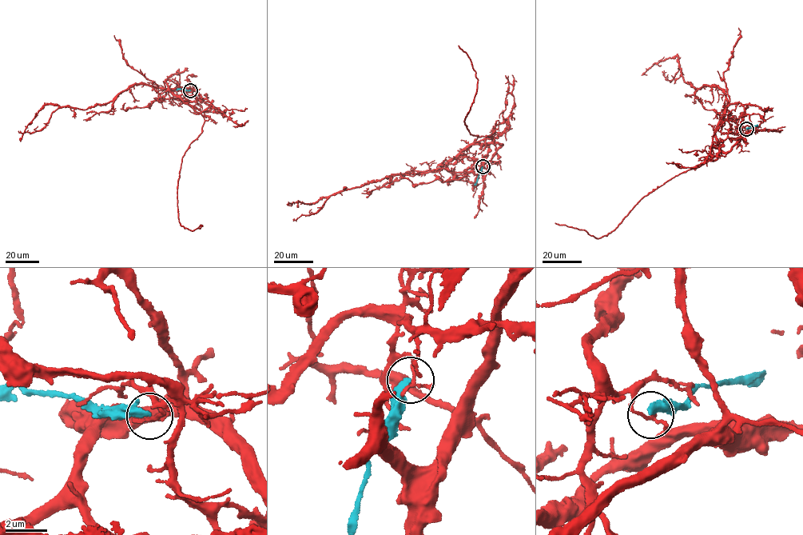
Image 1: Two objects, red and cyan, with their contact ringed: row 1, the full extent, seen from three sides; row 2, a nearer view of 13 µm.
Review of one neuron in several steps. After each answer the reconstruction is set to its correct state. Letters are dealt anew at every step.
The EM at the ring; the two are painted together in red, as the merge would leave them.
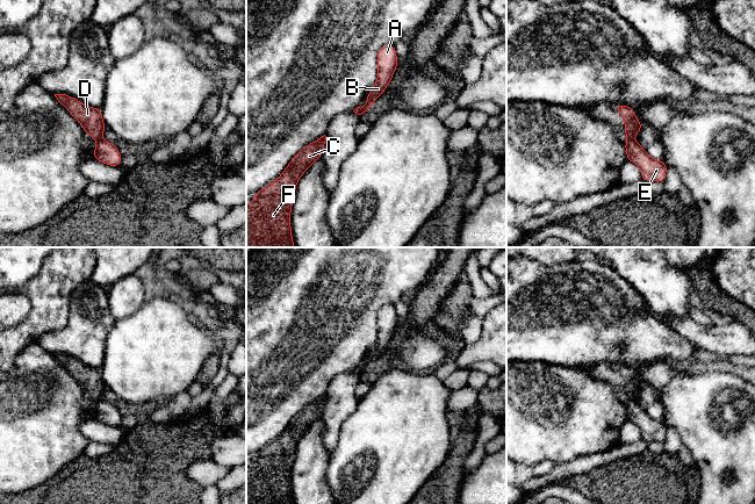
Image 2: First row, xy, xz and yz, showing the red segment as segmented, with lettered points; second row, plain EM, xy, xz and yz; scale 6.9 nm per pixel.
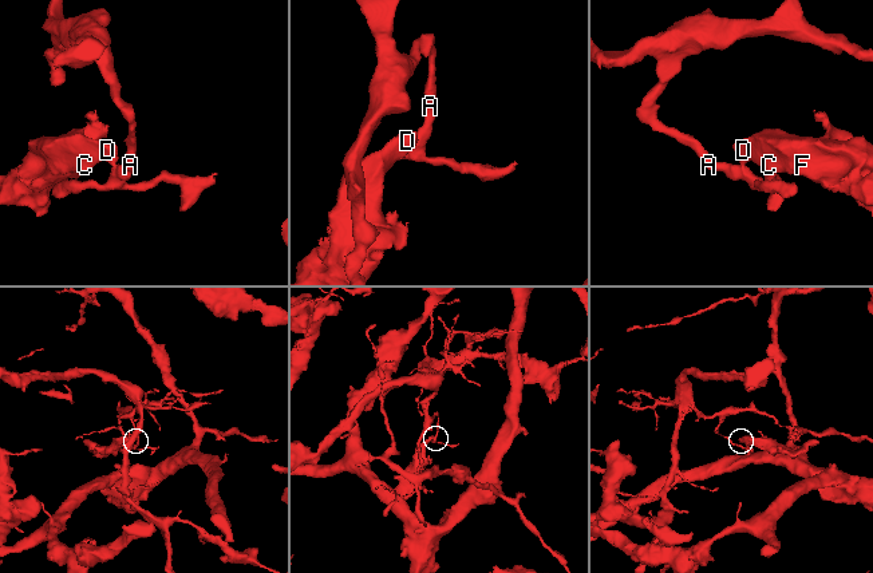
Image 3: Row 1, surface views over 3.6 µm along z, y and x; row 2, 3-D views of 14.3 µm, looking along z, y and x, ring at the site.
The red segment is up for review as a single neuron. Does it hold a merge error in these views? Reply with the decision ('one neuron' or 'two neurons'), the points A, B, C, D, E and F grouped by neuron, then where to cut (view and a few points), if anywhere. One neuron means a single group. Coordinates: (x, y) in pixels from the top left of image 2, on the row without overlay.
two neurons; A B E / C D F; cut in yz along (627, 398), (632, 400)

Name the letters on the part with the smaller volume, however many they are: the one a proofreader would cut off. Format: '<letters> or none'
C, D, F

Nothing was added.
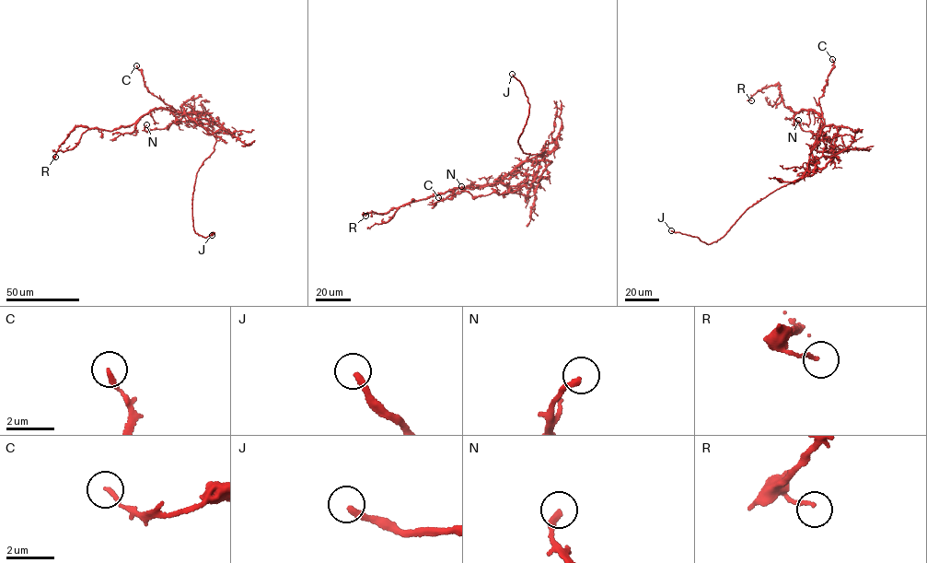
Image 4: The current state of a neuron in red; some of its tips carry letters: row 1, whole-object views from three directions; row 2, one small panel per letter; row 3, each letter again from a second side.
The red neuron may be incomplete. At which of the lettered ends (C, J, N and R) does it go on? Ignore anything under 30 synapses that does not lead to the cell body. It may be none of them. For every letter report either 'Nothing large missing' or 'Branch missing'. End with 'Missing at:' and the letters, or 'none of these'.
C: Nothing large missing
J: Branch missing
N: Nothing large missing
R: Nothing large missing
Missing at: J

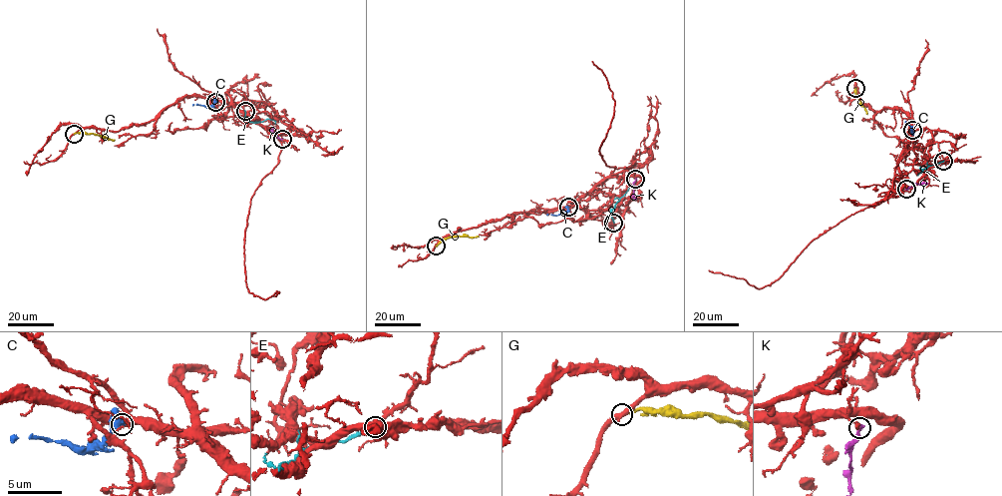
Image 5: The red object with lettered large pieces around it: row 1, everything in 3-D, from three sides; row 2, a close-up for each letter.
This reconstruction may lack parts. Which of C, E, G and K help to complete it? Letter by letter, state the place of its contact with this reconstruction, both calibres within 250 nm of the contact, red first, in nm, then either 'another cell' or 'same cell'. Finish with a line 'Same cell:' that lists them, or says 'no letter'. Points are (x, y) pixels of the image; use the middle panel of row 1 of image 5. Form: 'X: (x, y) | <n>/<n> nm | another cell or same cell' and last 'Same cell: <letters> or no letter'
C: (568, 207) | 550/320 nm | another cell
E: (613, 223) | 180/220 nm | another cell
G: (436, 246) | 400/340 nm | another cell
K: (635, 179) | 170/340 nm | another cell
Same cell: no letter

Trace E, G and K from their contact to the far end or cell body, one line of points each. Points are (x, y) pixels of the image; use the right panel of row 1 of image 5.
E: (943, 161), (926, 166), (917, 175)
G: (855, 88), (867, 114)
K: (906, 189), (928, 183)

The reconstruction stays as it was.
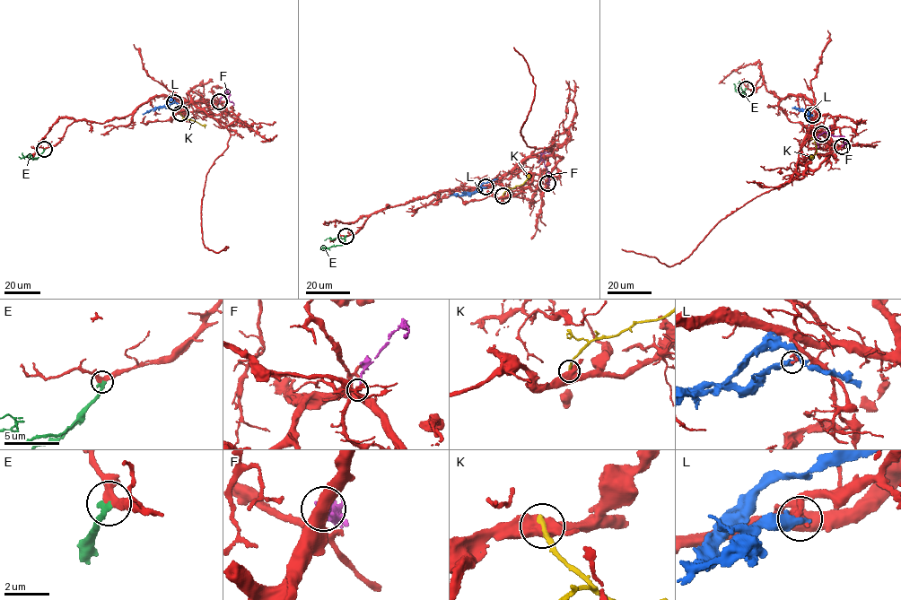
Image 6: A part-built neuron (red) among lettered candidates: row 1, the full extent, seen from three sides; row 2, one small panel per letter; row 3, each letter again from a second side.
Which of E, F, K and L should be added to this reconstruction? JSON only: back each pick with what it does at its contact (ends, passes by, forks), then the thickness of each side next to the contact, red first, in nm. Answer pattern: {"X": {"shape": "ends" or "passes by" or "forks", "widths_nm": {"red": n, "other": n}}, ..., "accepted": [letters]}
{"E": {"shape": "ends", "widths_nm": {"red": 320, "other": 280}}, "accepted": ["E"]}

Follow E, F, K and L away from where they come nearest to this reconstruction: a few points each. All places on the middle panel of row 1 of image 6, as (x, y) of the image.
E: (345, 236), (343, 244), (319, 249)
F: (547, 183), (549, 175), (540, 153), (549, 153)
K: (502, 195), (508, 188), (524, 183), (529, 174)
L: (485, 187), (450, 196)

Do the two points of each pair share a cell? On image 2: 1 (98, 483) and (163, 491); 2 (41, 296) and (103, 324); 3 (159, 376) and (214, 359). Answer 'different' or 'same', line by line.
1: same
2: different
3: different

